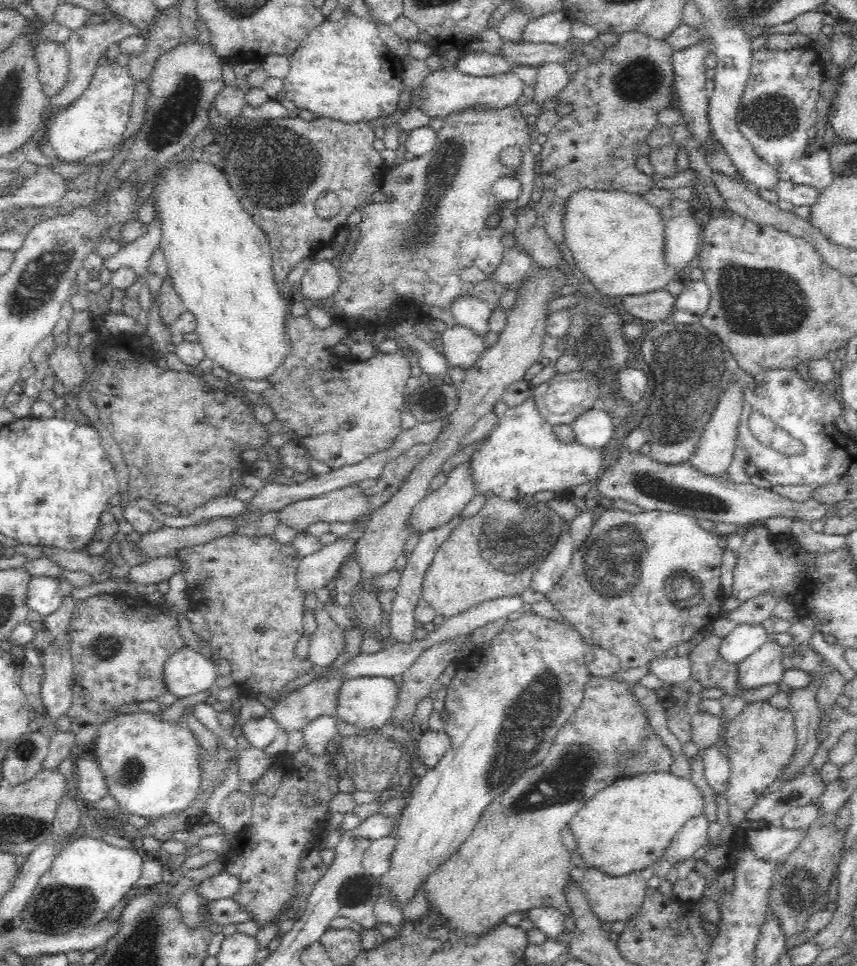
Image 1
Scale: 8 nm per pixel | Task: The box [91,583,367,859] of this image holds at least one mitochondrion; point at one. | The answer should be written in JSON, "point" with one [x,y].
{"point":[130,771]}

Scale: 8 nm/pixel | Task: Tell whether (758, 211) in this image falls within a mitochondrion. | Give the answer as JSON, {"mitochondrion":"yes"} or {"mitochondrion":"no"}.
{"mitochondrion":"no"}

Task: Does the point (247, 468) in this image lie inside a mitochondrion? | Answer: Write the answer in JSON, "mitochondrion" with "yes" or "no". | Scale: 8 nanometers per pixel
{"mitochondrion":"no"}

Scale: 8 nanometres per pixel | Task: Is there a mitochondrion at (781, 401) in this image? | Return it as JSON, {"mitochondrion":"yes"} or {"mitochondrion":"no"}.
{"mitochondrion":"yes"}

